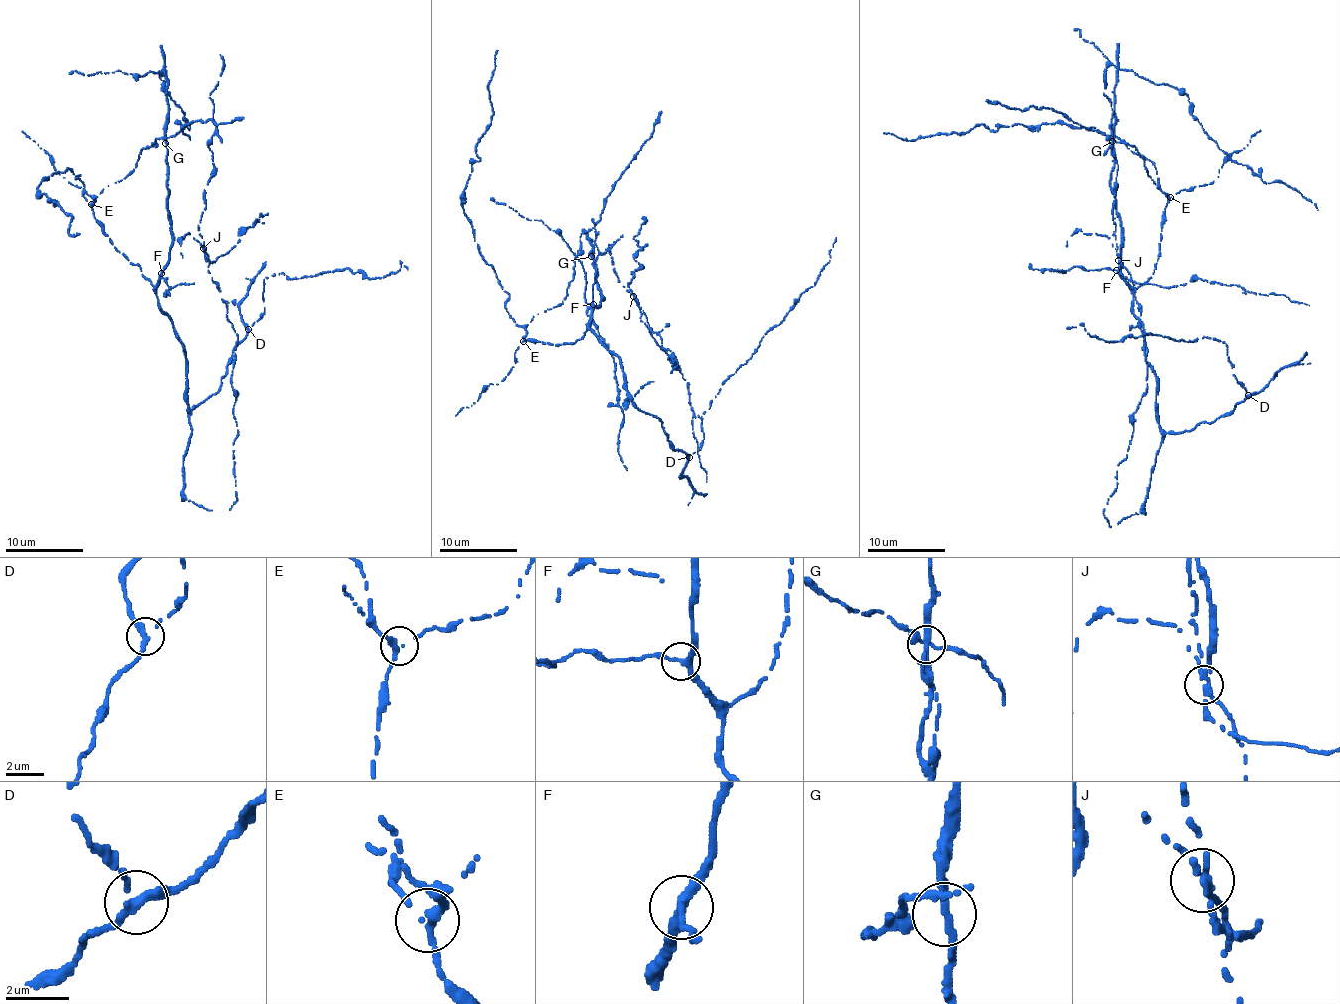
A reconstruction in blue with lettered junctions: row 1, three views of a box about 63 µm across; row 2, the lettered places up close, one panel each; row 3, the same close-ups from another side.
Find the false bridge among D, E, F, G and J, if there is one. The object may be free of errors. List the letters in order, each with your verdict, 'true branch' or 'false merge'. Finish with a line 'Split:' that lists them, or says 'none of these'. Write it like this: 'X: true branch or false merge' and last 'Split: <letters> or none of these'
D: true branch
E: true branch
F: true branch
G: true branch
J: false merge
Split: J

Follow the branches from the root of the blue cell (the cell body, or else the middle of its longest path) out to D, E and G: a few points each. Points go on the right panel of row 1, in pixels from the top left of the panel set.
D: (1144, 329), (1144, 356), (1156, 378), (1156, 423), (1166, 434), (1188, 431), (1200, 422), (1210, 423), (1248, 395)
E: (1144, 329), (1134, 315), (1134, 293), (1154, 271), (1159, 253), (1162, 211), (1170, 197)
G: (1144, 329), (1134, 315), (1134, 289), (1120, 274), (1120, 218), (1111, 186), (1112, 141)

